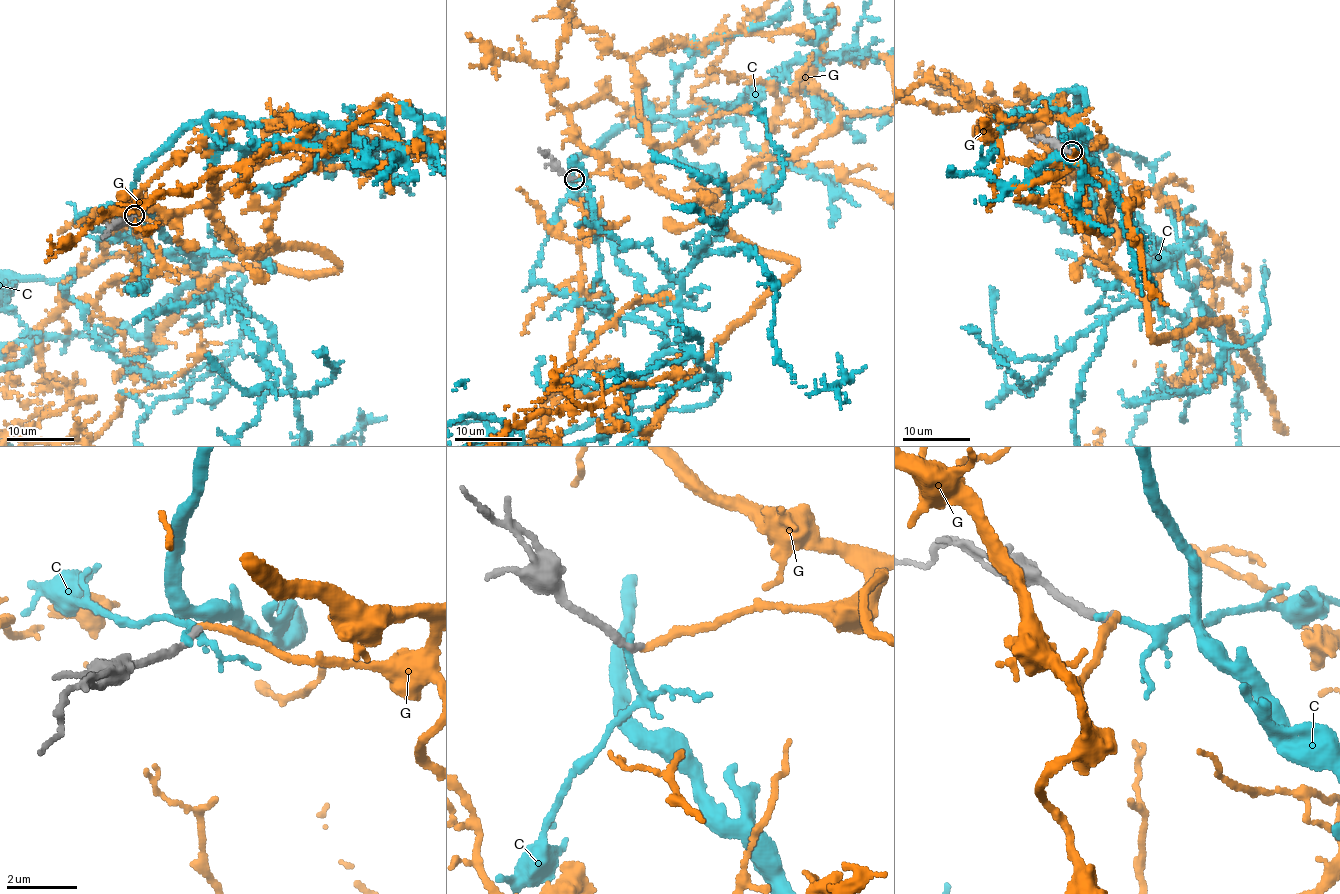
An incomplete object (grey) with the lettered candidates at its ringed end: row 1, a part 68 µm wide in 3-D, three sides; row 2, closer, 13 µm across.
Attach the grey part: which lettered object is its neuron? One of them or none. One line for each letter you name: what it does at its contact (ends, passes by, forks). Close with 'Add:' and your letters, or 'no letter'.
G: it ends
Add: G

